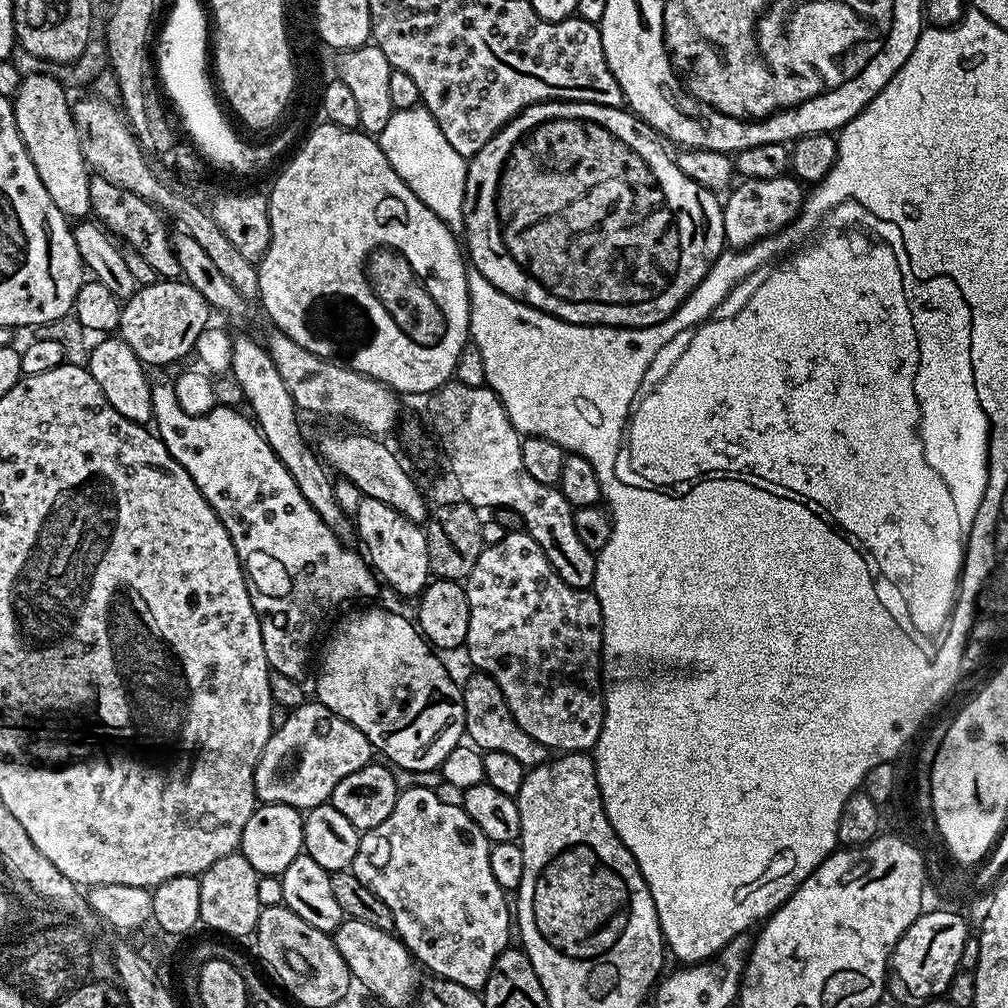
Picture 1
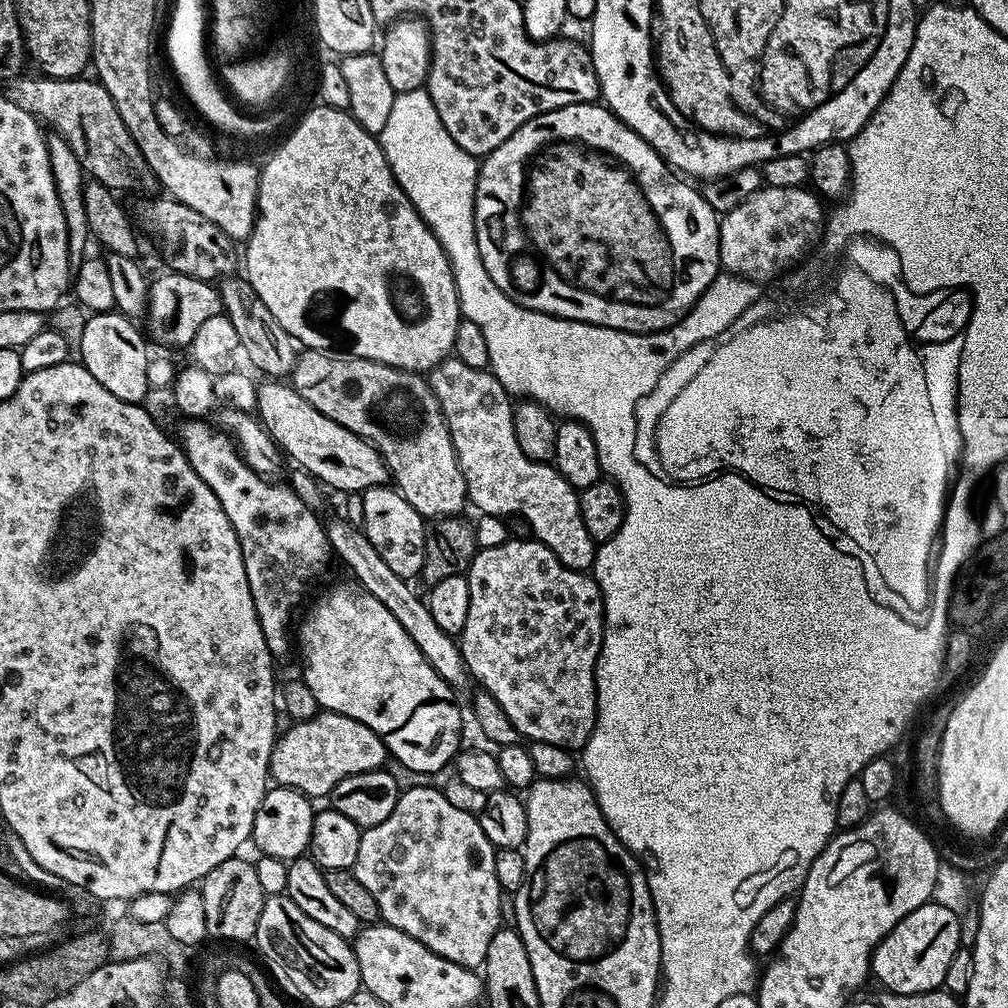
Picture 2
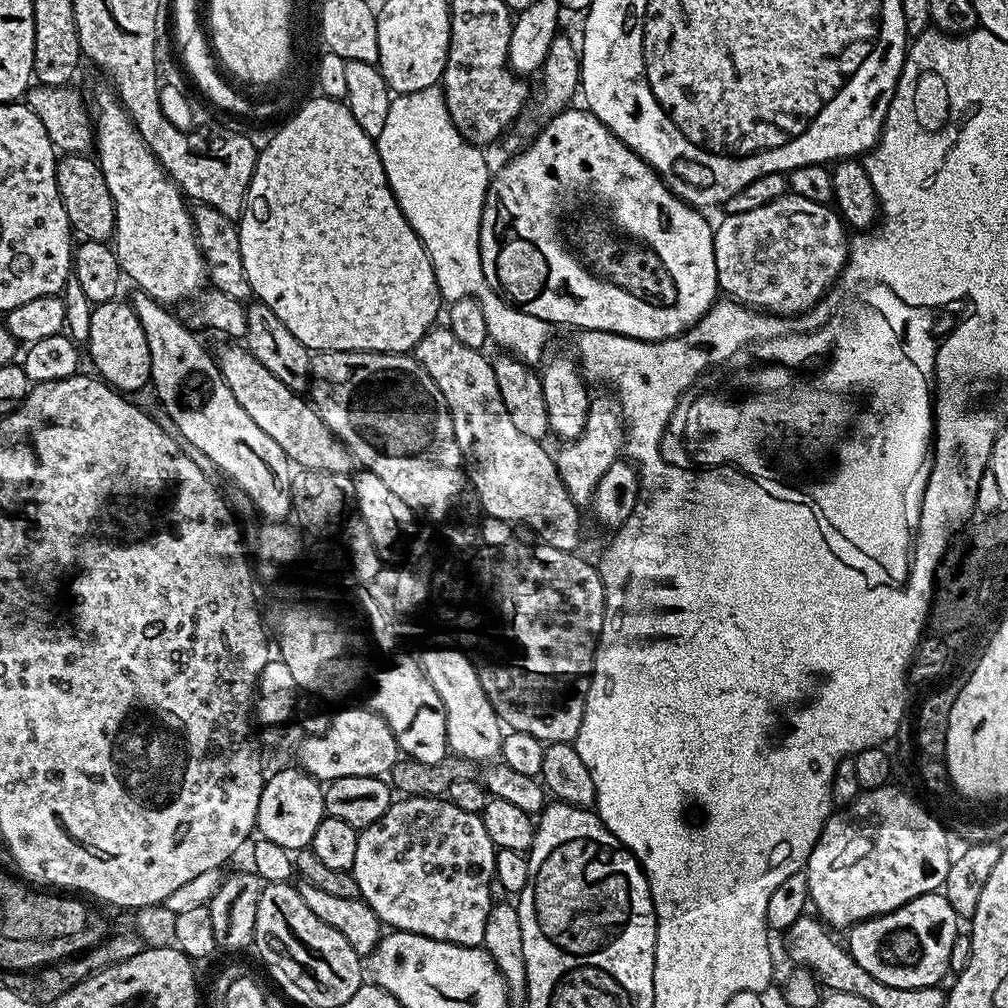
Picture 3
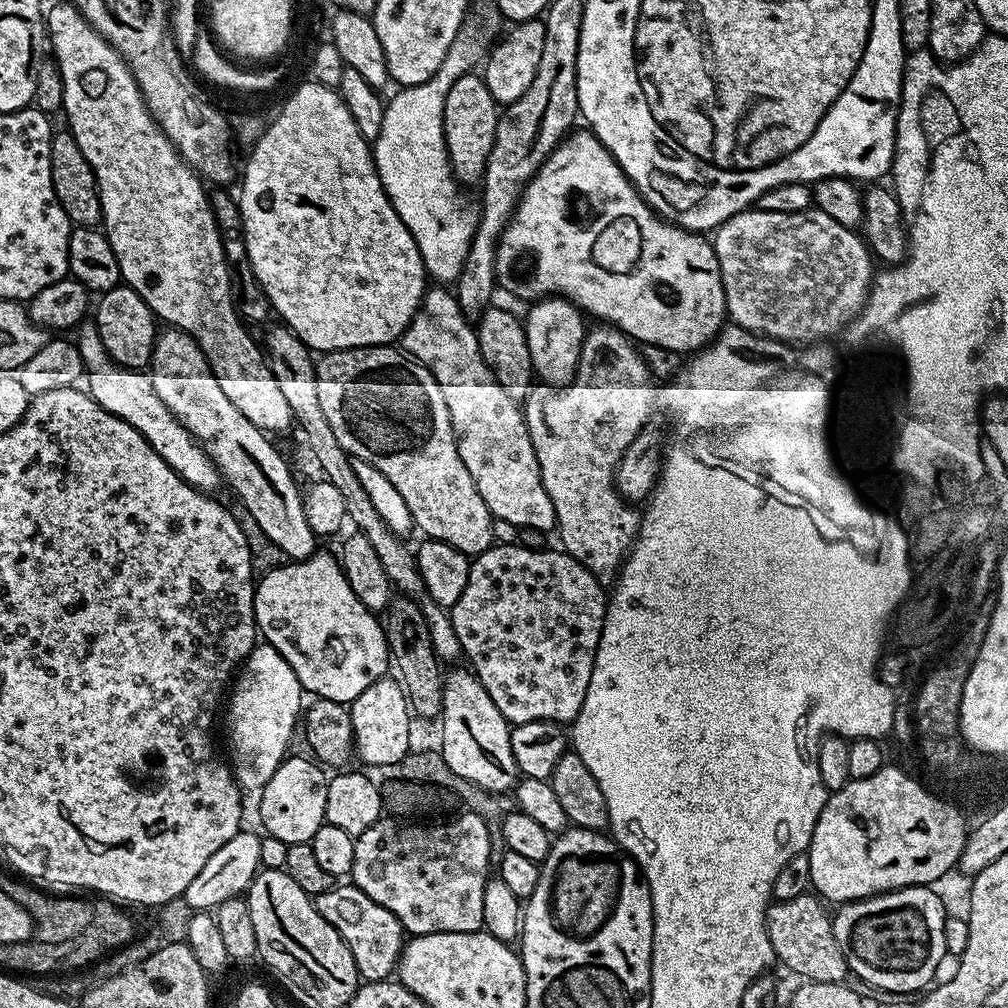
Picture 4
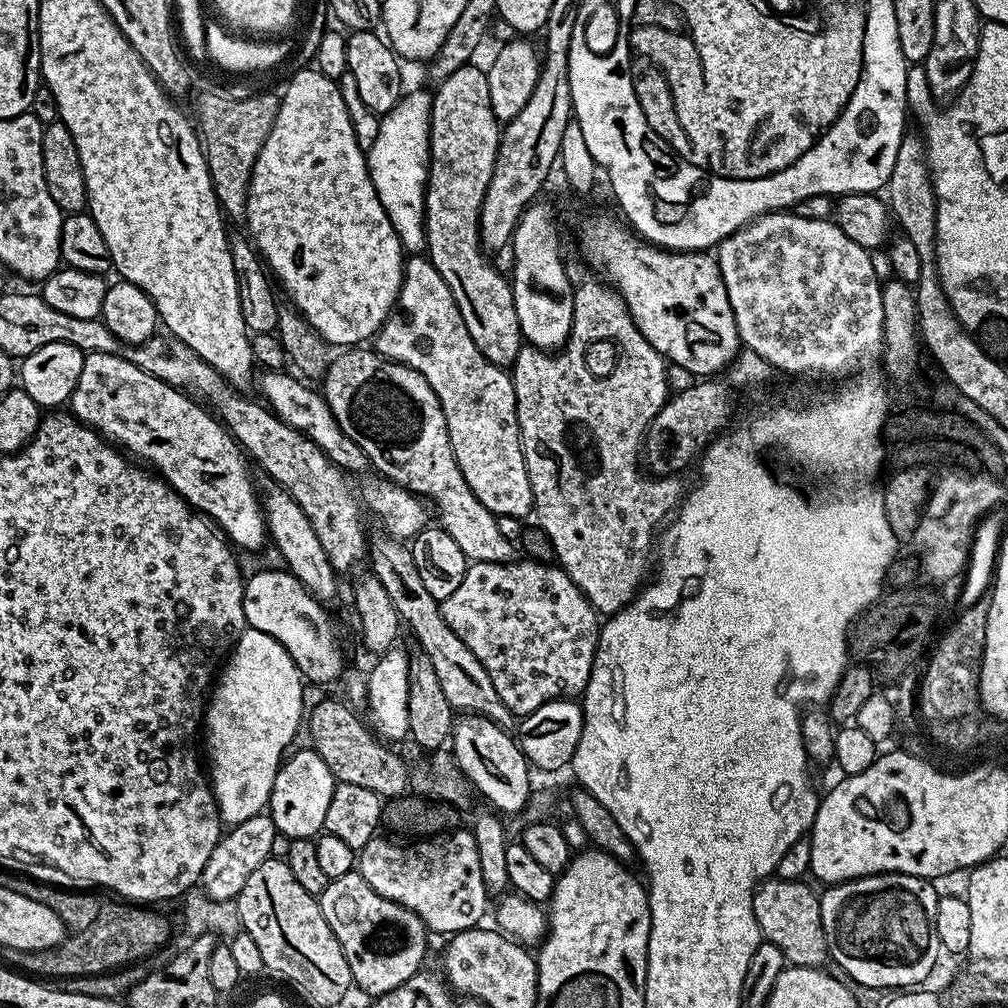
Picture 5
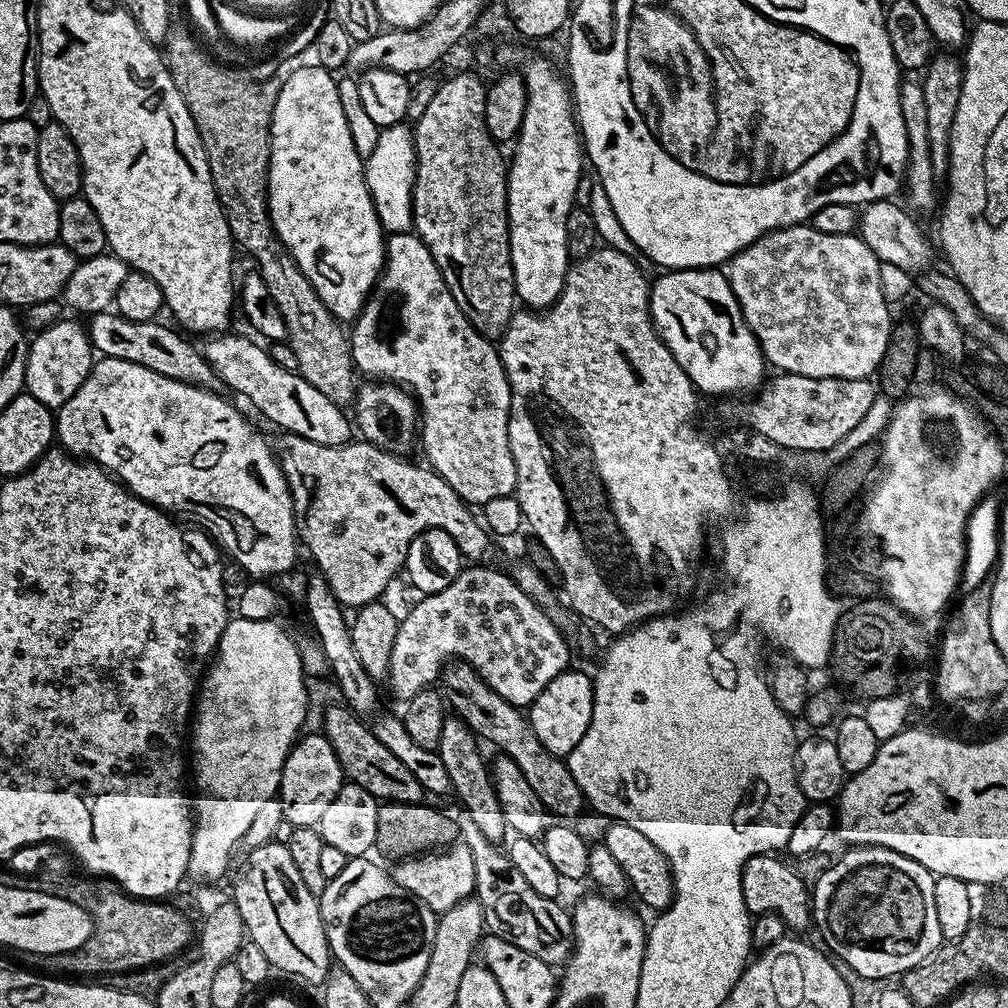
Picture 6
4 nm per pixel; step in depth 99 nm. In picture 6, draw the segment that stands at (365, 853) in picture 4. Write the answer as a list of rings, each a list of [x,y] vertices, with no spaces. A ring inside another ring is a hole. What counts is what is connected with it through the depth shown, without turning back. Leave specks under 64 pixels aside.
[[[457,842],[443,850],[425,852],[423,856],[397,860],[391,865],[390,871],[394,882],[398,882],[402,890],[426,902],[426,906],[430,906],[430,910],[437,914],[458,906],[476,891],[474,854],[470,854],[470,850],[463,842]]]

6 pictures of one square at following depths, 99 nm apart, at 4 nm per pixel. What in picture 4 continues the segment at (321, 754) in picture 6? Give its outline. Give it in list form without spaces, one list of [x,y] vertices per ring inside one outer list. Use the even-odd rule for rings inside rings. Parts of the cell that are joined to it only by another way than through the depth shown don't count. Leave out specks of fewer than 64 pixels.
[[[289,755],[284,759],[259,793],[263,831],[289,845],[311,842],[317,830],[326,823],[324,811],[329,777],[324,776],[325,769],[315,759],[304,756]]]

